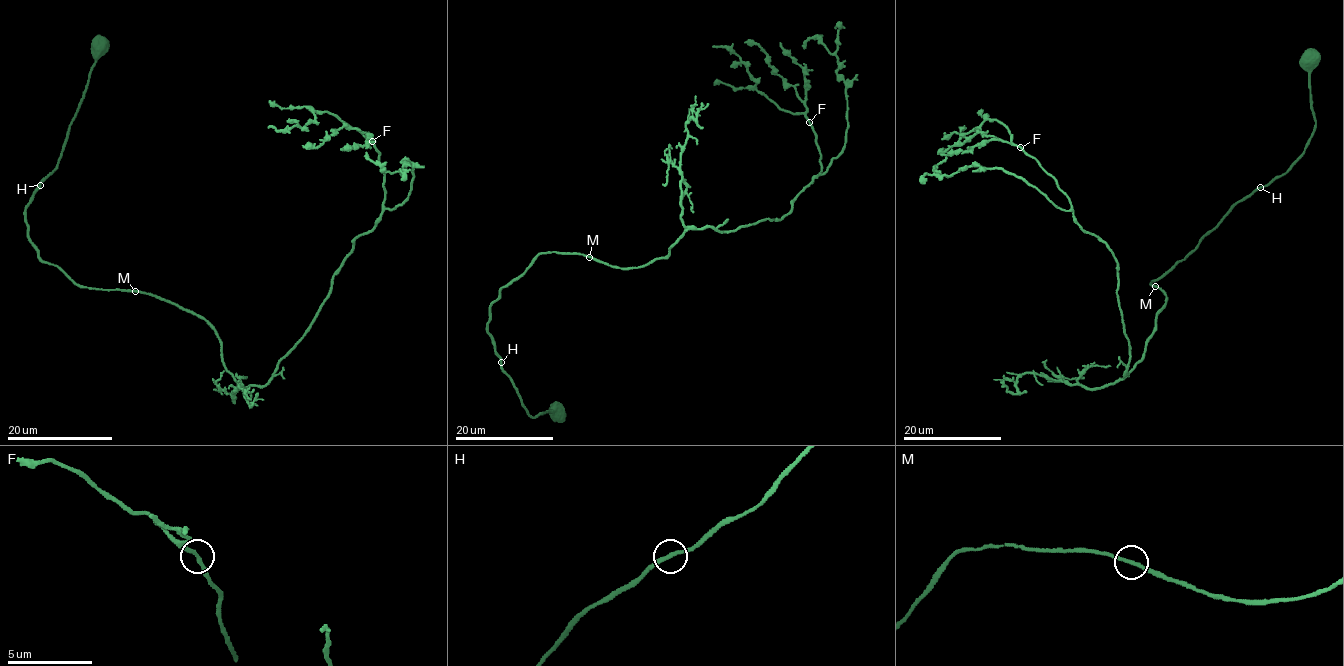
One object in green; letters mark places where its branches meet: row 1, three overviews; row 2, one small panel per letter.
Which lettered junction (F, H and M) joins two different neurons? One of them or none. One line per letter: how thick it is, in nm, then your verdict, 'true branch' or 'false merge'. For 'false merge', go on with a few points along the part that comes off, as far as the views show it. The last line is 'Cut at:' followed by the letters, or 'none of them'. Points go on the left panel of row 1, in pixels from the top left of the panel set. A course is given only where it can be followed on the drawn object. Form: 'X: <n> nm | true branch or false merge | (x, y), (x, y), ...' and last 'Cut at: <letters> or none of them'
F: 200 nm | true branch
H: 200 nm | true branch
M: 200 nm | true branch
Cut at: none of them

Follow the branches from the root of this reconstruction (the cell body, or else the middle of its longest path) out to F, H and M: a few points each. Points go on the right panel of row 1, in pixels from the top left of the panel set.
F: (1312, 62), (1316, 128), (1303, 154), (1150, 284), (1166, 301), (1126, 375), (1117, 261), (1020, 147)
H: (1312, 62), (1309, 100), (1316, 120), (1313, 135), (1303, 154), (1286, 171), (1260, 187)
M: (1312, 62), (1309, 100), (1316, 128), (1303, 154), (1284, 174), (1238, 201), (1183, 259), (1150, 284), (1155, 286)

